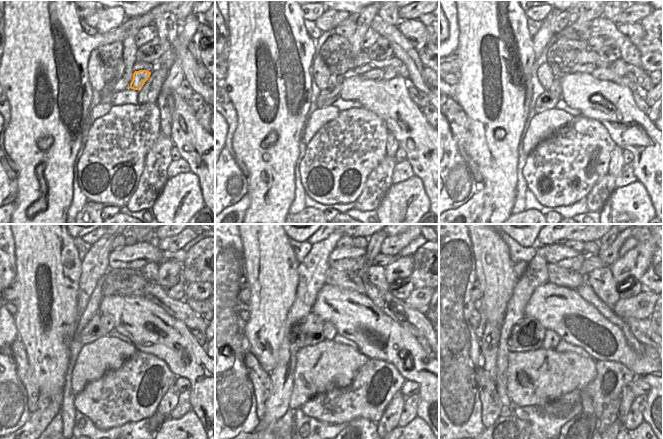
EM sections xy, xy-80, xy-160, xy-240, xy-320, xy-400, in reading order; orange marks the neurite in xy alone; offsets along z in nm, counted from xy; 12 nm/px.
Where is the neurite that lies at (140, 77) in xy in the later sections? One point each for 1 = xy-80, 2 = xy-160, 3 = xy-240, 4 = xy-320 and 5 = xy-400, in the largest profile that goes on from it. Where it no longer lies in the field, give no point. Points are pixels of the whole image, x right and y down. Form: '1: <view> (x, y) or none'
1: xy-80 (376, 73)
2: xy-160 (604, 73)
3: xy-240 (178, 308)
4: xy-320 (415, 321)
5: xy-400 (642, 329)

